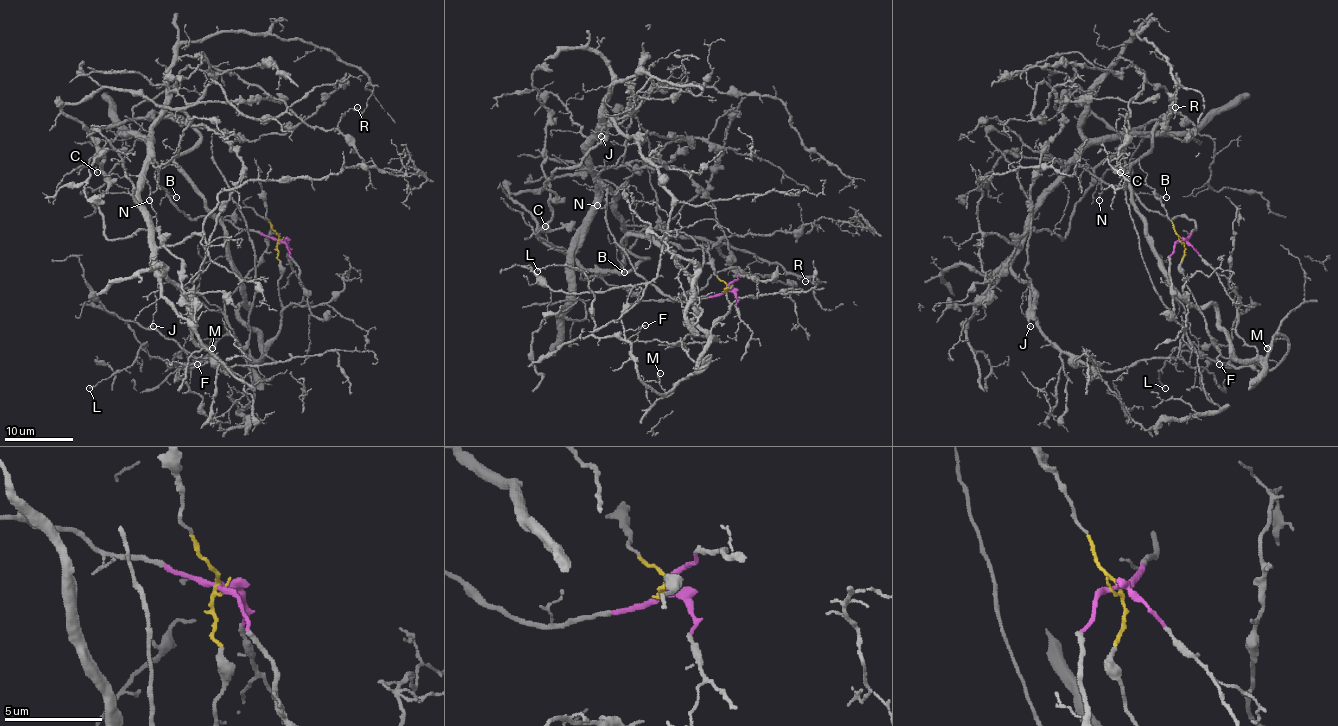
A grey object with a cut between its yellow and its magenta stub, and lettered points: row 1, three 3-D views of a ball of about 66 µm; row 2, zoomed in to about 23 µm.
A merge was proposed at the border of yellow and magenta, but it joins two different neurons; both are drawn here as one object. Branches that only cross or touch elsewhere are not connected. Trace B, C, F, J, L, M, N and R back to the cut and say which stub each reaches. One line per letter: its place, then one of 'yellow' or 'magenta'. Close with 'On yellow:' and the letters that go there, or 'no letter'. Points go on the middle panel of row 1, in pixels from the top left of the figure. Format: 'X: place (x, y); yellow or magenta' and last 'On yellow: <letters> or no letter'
B: place (624, 272); magenta
C: place (545, 226); magenta
F: place (645, 325); yellow
J: place (601, 136); magenta
L: place (537, 271); yellow
M: place (660, 373); yellow
N: place (597, 205); magenta
R: place (805, 281); magenta
On yellow: F, L, M

